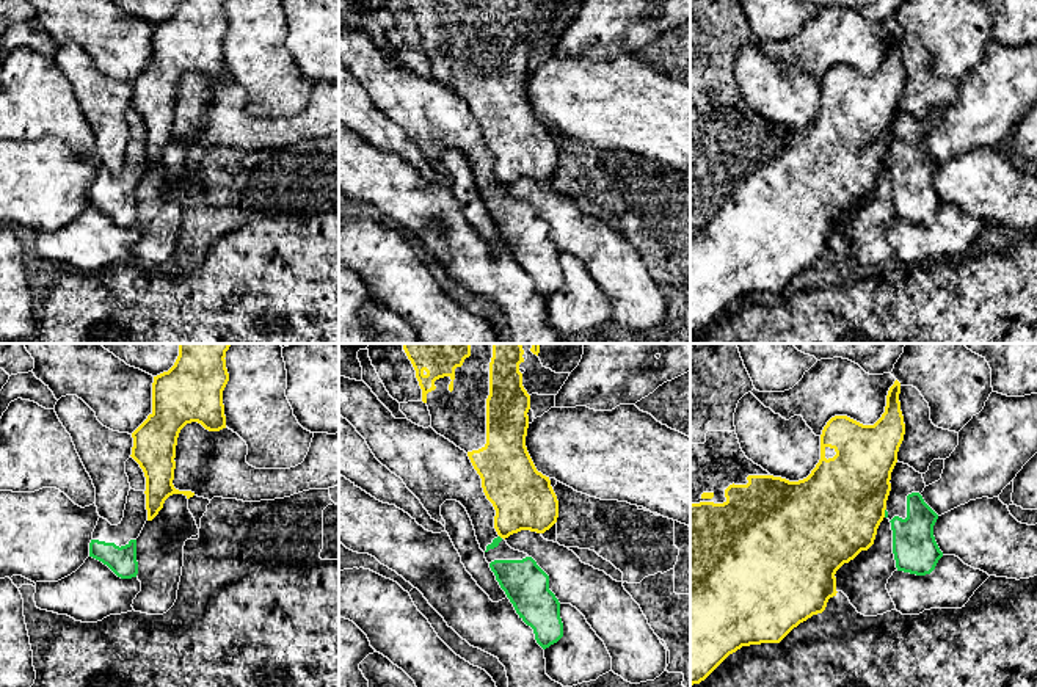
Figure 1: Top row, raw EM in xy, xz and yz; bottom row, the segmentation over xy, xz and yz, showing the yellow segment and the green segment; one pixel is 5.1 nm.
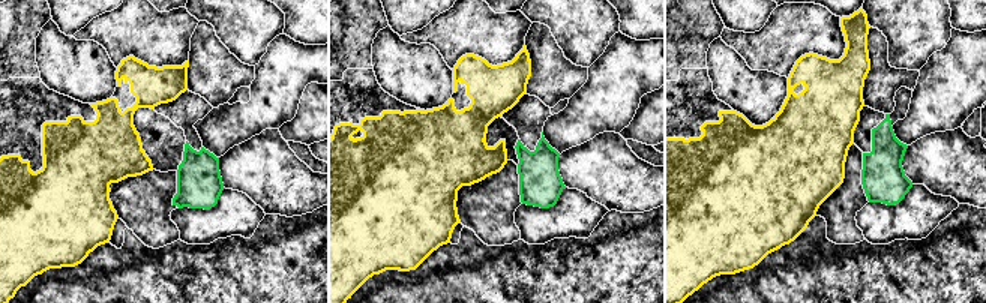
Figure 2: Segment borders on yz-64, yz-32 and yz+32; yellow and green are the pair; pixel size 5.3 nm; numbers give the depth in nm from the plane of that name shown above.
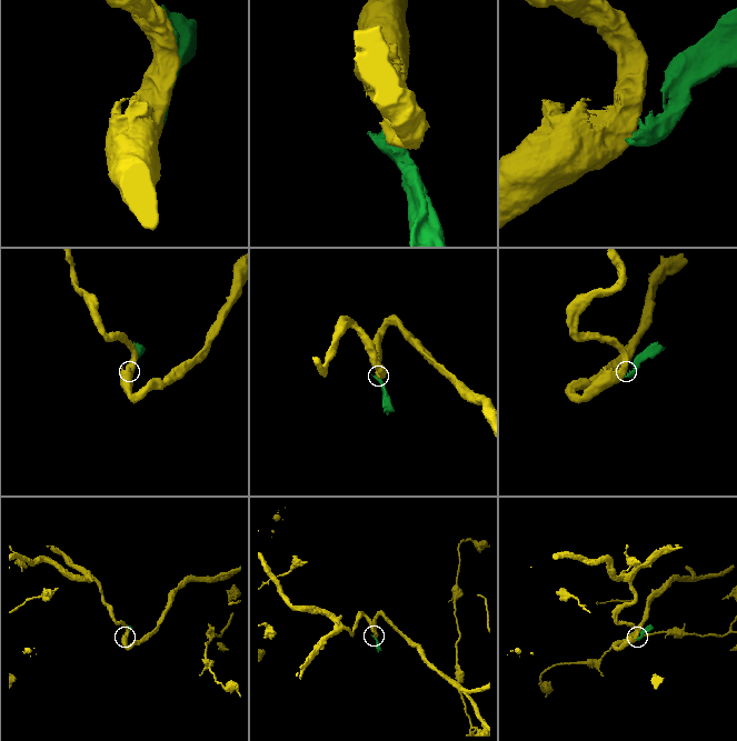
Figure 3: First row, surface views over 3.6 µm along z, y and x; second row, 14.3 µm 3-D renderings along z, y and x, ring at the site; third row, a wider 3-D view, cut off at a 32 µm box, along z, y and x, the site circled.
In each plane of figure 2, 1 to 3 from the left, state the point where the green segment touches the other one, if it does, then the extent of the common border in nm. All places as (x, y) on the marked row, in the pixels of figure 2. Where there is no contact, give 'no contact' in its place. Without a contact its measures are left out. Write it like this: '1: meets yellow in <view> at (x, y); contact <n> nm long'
1: no contact
2: no contact
3: no contact

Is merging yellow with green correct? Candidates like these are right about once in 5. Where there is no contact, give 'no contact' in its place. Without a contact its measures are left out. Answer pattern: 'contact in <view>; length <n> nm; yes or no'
contact in yz; length 50 nm; no

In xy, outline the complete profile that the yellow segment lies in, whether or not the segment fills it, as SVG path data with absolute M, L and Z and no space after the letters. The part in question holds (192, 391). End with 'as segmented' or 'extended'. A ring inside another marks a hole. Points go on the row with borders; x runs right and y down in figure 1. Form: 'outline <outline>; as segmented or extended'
outline M179 344L174 365L152 383L152 413L132 433L132 458L146 477L147 521L173 494L193 497L174 488L176 445L180 430L191 422L209 431L226 428L223 391L229 381L226 351L231 344Z; as segmented

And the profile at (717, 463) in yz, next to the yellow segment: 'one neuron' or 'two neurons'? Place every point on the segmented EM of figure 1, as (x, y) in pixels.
one neuron

